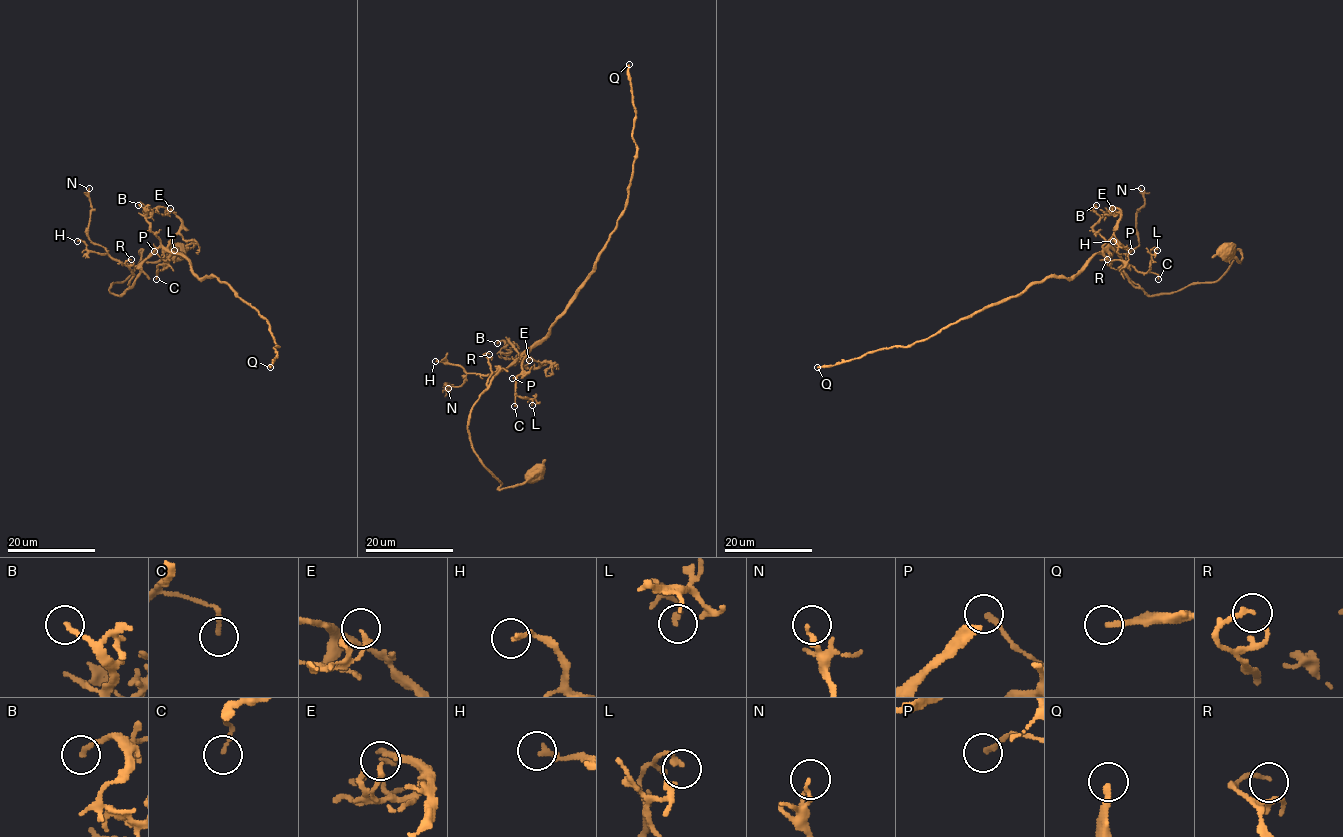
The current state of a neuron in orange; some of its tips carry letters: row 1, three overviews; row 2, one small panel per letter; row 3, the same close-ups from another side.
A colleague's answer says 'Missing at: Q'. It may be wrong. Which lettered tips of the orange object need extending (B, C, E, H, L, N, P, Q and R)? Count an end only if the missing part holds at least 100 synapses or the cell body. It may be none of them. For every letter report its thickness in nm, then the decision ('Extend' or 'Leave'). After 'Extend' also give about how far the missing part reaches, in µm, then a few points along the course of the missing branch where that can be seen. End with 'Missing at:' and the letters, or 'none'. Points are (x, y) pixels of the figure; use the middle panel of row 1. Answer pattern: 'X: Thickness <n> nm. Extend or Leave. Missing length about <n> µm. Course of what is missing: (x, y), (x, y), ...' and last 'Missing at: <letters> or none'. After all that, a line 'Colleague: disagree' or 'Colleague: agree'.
B: Thickness 160 nm. Leave
C: Thickness 130 nm. Leave
E: Thickness 190 nm. Leave
H: Thickness 190 nm. Leave
L: Thickness 180 nm. Leave
N: Thickness 130 nm. Leave
P: Thickness 160 nm. Leave
Q: Thickness 220 nm. Extend. Missing length about 200 µm
R: Thickness 140 nm. Leave
Missing at: Q
Colleague: agree

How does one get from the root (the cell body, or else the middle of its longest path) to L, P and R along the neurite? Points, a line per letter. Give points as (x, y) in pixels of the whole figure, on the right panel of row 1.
L: (1227, 252), (1242, 258), (1237, 250), (1216, 280), (1150, 296), (1111, 247), (1102, 253), (1146, 273), (1157, 250)
P: (1227, 252), (1242, 258), (1237, 250), (1216, 280), (1148, 296), (1111, 247), (1102, 253), (1126, 262), (1131, 251)
R: (1227, 252), (1238, 262), (1242, 258), (1237, 250), (1231, 266), (1216, 280), (1150, 296), (1112, 268), (1107, 259)

